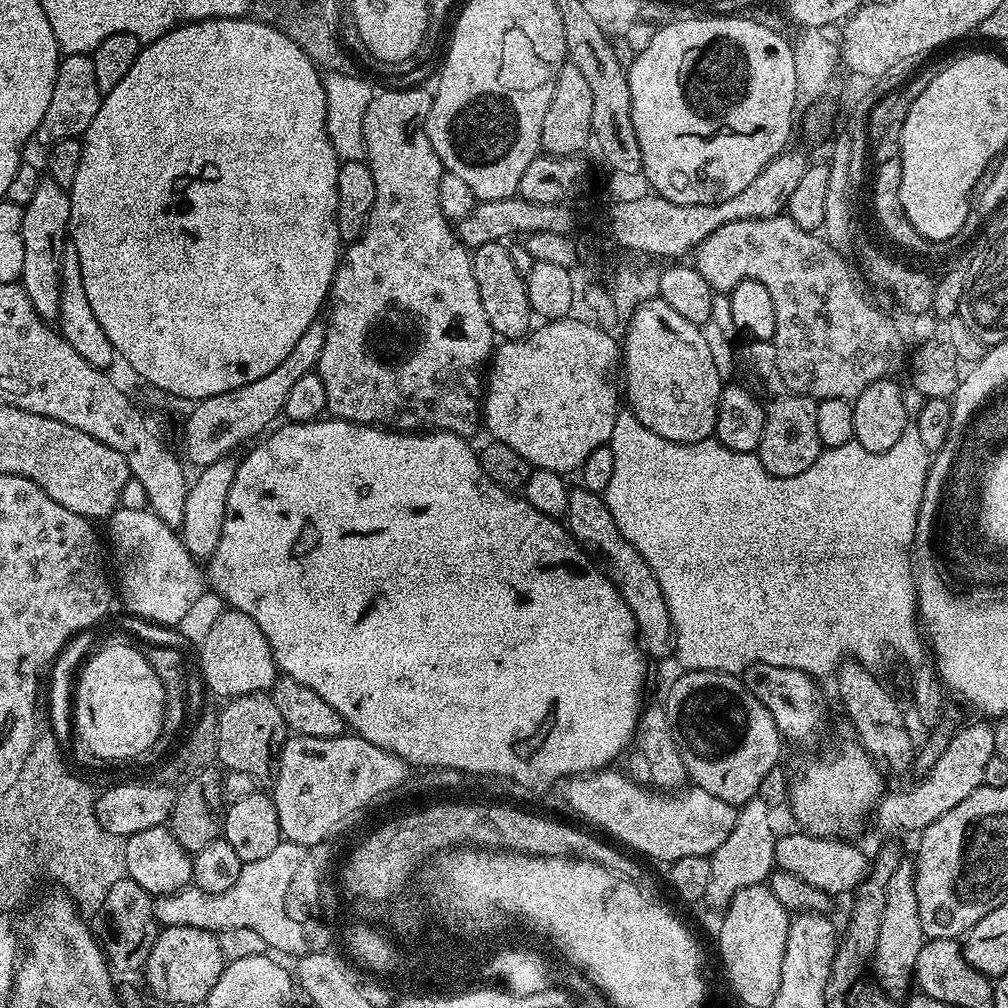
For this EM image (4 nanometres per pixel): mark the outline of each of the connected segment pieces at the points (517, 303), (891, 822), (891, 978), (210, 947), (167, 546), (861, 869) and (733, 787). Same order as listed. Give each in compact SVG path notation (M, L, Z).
M498 240L486 242L472 252L472 265L474 282L478 282L478 294L482 294L482 310L486 310L493 333L504 340L519 340L527 336L533 327L534 313L525 277L520 276L514 266L511 247Z
M968 724L961 727L950 738L946 750L942 750L942 758L934 762L930 774L919 777L913 788L905 792L892 792L881 796L879 804L874 809L874 821L884 832L923 832L930 822L942 818L946 810L954 810L958 802L963 802L974 794L983 785L983 775L986 769L986 762L996 755L994 750L993 725Z
M908 858L901 859L887 886L884 913L880 922L880 934L872 959L872 972L879 982L881 991L892 999L900 1000L914 982L918 953L926 939L918 917L915 865Z
M170 926L161 927L154 950L150 950L150 958L142 972L148 975L148 984L154 995L172 1004L200 1006L210 990L214 990L214 982L218 982L225 963L217 933L198 930L194 926Z
M119 507L107 524L112 552L120 567L118 596L124 599L127 611L153 624L179 625L179 620L188 612L188 604L194 603L200 596L201 565L184 549L179 535L166 527L151 510L138 518L134 510Z
M795 830L777 835L775 842L776 868L797 875L803 882L816 890L827 892L836 898L839 892L855 893L856 889L867 879L870 860L864 857L864 852L847 839L831 836L814 836L803 830Z
M684 670L679 674L681 676L669 686L668 697L663 697L662 703L674 742L678 742L678 754L682 754L682 762L686 762L689 781L714 794L714 798L722 798L722 802L737 806L747 804L757 795L766 774L781 763L782 737L777 717L772 716L750 690L746 690L739 675L714 670Z

